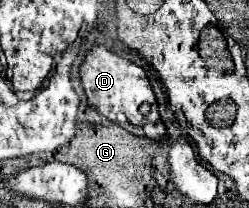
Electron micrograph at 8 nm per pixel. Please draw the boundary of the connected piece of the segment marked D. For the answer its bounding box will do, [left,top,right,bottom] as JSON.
[80,45,164,139]

